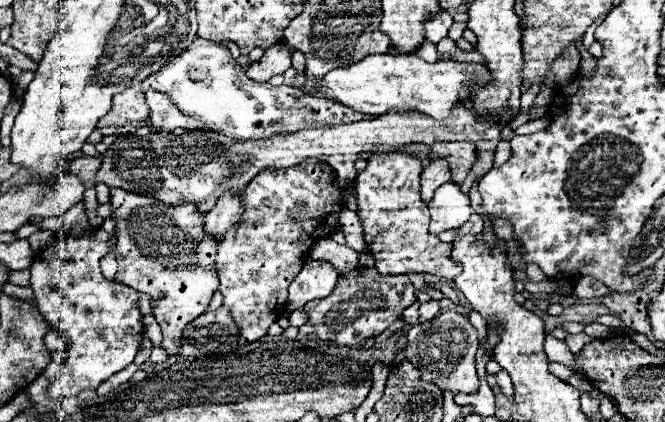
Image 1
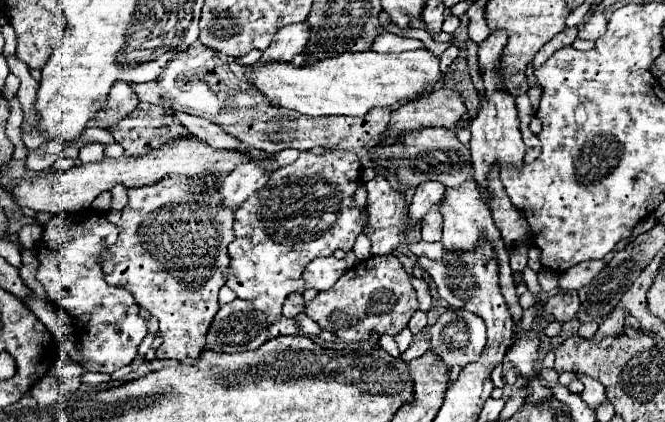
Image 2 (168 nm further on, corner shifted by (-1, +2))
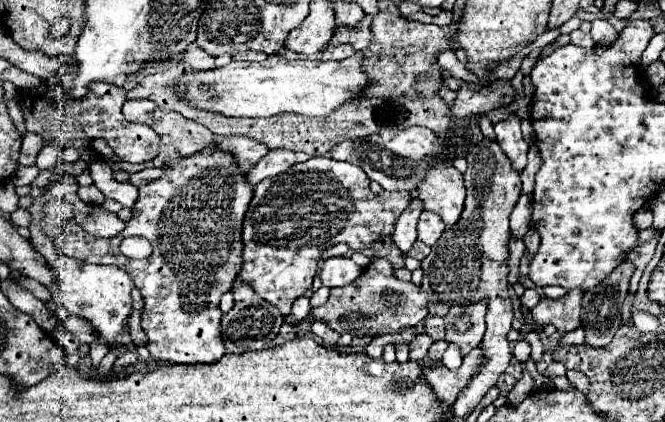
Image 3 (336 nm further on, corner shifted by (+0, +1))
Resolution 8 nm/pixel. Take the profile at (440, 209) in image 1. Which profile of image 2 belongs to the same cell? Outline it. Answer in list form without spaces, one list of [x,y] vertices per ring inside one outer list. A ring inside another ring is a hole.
[[[435,204],[433,208],[429,208],[429,212],[425,214],[421,226],[423,226],[423,228],[421,228],[423,240],[427,240],[427,242],[439,242],[439,240],[441,240],[443,218],[441,218],[441,212],[439,212],[439,206],[437,206],[437,204]]]

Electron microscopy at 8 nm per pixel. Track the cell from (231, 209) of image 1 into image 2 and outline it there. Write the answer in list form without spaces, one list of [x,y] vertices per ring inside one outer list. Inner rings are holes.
[[[265,160],[265,162],[249,162],[237,166],[221,186],[221,196],[223,196],[223,206],[237,210],[251,194],[259,192],[271,172],[275,172],[279,164],[275,160]]]

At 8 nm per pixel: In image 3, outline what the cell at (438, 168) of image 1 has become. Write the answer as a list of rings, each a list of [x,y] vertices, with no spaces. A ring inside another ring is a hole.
[[[414,197],[408,205],[408,209],[398,217],[398,221],[394,223],[394,233],[392,233],[392,239],[394,243],[398,245],[398,249],[402,253],[406,253],[412,243],[416,241],[416,223],[418,223],[418,217],[420,213],[424,211],[422,207],[422,201],[418,197]]]

